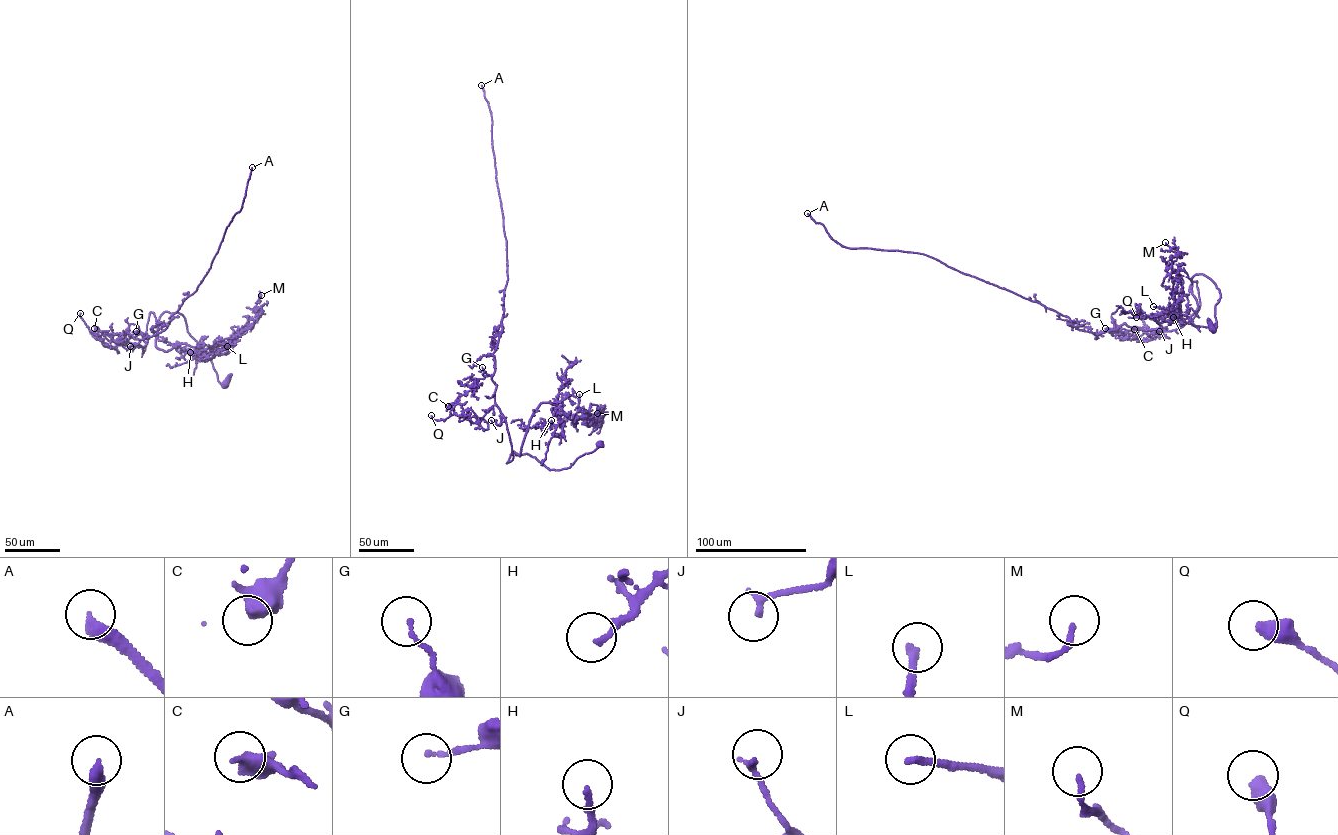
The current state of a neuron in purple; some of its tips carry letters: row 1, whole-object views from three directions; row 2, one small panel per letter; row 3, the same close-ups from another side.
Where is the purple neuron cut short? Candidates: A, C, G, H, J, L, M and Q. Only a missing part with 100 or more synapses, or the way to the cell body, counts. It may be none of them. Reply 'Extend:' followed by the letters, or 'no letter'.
Extend: A, L

